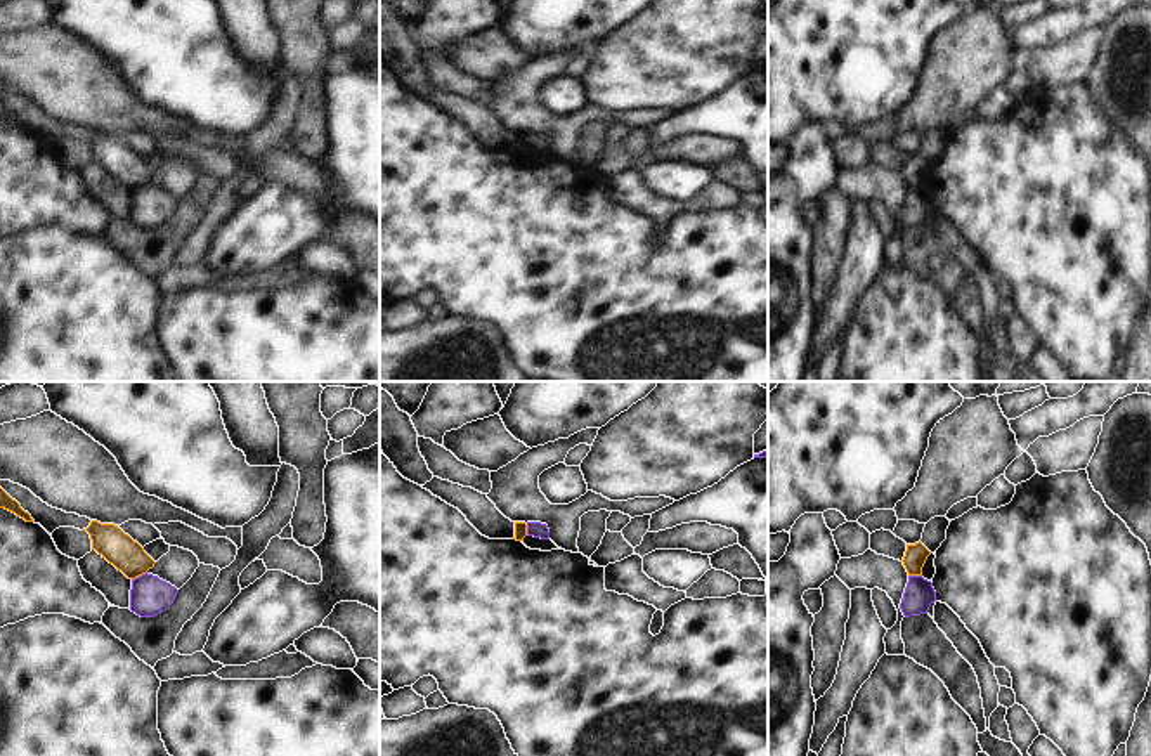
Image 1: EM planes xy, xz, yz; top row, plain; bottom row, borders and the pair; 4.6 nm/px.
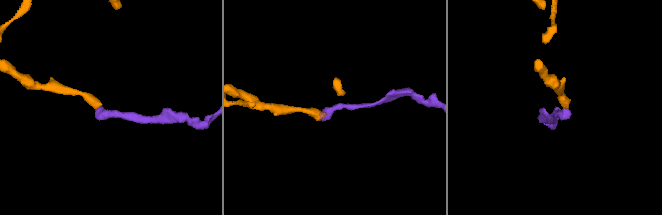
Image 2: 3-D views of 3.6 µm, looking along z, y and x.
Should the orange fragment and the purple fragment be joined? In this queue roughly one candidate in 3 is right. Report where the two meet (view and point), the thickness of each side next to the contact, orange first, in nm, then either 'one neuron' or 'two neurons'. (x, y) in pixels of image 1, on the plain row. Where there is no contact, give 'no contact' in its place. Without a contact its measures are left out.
contact xy (139, 186); calibres 160 and 190 nm; two neurons

